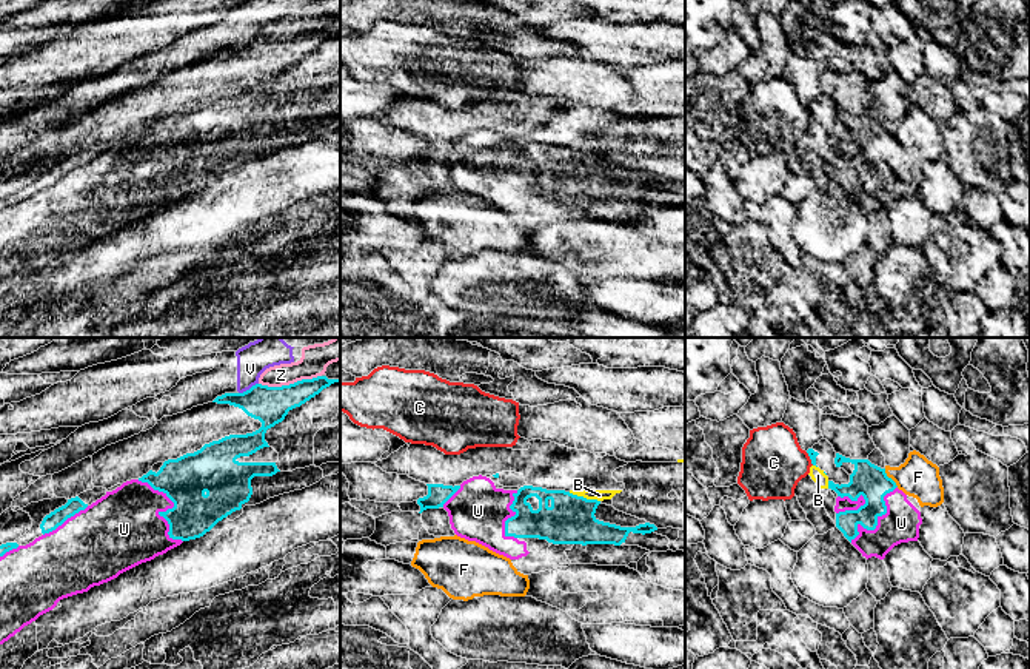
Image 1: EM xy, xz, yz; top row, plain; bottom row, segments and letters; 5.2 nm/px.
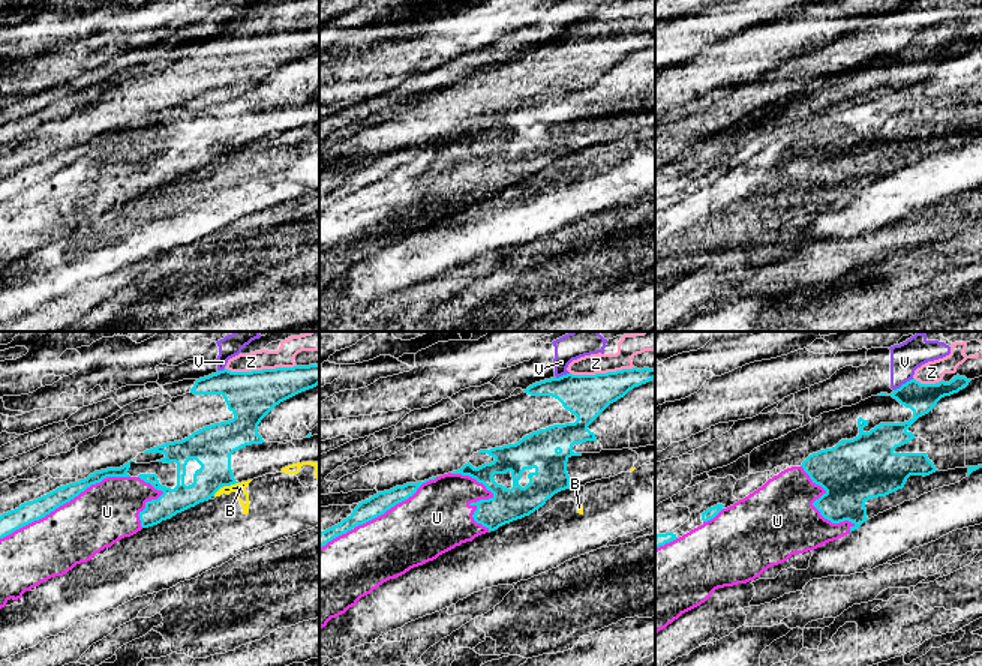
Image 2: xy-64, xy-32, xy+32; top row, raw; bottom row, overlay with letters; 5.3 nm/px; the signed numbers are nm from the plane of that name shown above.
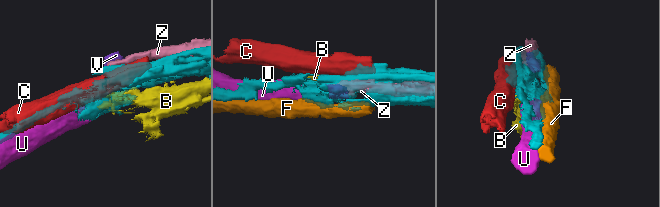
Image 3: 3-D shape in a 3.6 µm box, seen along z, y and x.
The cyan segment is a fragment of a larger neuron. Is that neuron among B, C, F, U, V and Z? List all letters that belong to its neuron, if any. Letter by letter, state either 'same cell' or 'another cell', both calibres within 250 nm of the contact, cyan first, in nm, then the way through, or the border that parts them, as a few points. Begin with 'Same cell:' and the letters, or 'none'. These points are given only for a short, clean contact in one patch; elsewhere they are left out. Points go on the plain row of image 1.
Same cell: U
B: another cell; 260 nm thick on the cyan side, 60 nm on the other
C: another cell; 50 nm thick on the cyan side, 320 nm on the other
F: another cell; 170 nm thick on the cyan side, 200 nm on the other
U: same cell; 240 nm thick on the cyan side, 380 nm on the other
V: another cell; 190 nm thick on the cyan side, 160 nm on the other; border along xy (257, 37), (239, 48)
Z: another cell; 190 nm thick on the cyan side, 150 nm on the other

